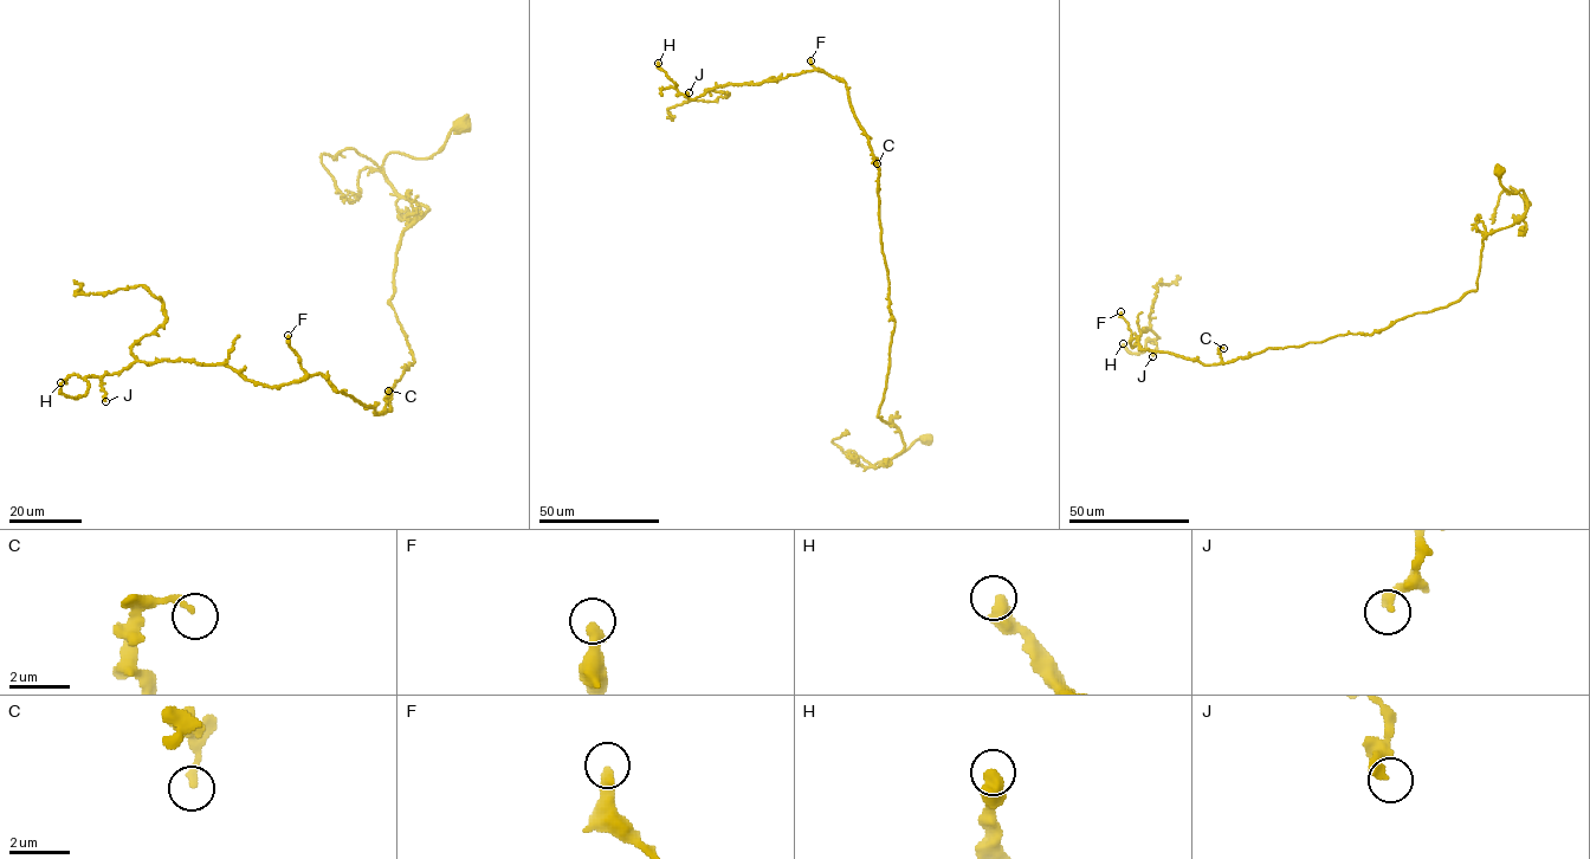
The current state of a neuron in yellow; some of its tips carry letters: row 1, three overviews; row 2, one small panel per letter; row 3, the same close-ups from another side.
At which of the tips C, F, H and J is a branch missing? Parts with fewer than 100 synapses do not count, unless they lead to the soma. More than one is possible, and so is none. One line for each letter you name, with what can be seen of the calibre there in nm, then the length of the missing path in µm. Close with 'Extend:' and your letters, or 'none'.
Extend: none

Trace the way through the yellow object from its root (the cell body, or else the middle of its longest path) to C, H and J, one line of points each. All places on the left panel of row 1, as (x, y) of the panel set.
C: (464, 128), (427, 159), (382, 165), (428, 208), (396, 253), (388, 303), (413, 362), (389, 411), (388, 391)
H: (464, 128), (382, 165), (428, 208), (396, 253), (413, 362), (389, 411), (320, 374), (187, 360), (60, 382)
J: (464, 128), (382, 165), (428, 208), (389, 411), (187, 360), (105, 374), (105, 401)

